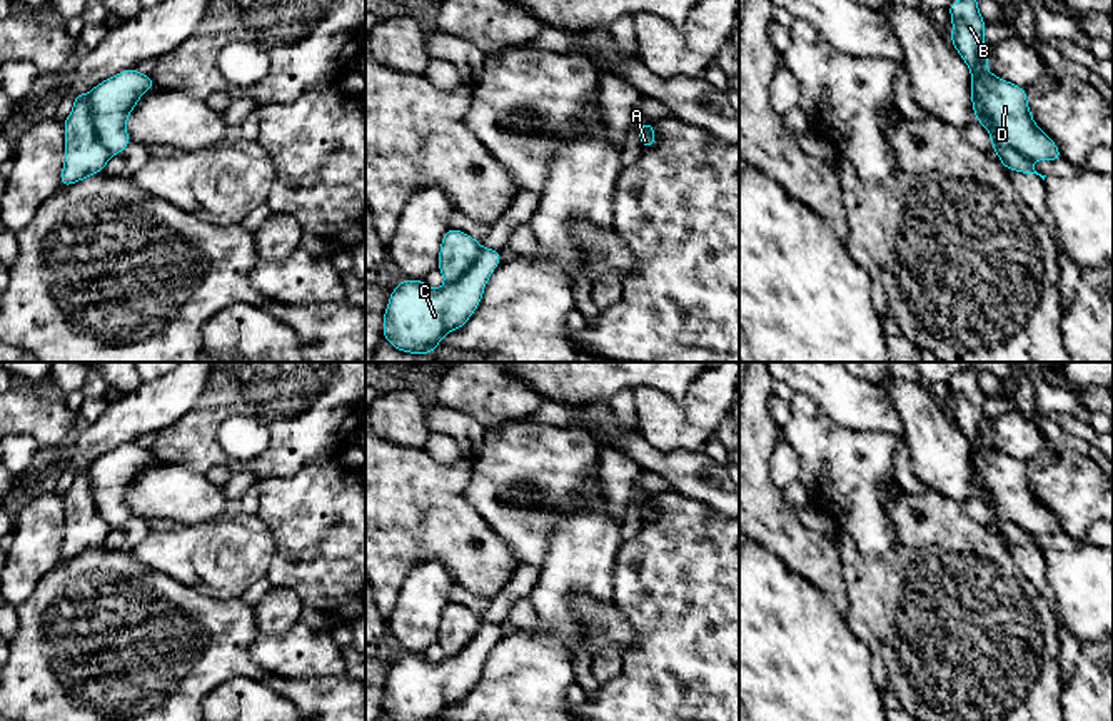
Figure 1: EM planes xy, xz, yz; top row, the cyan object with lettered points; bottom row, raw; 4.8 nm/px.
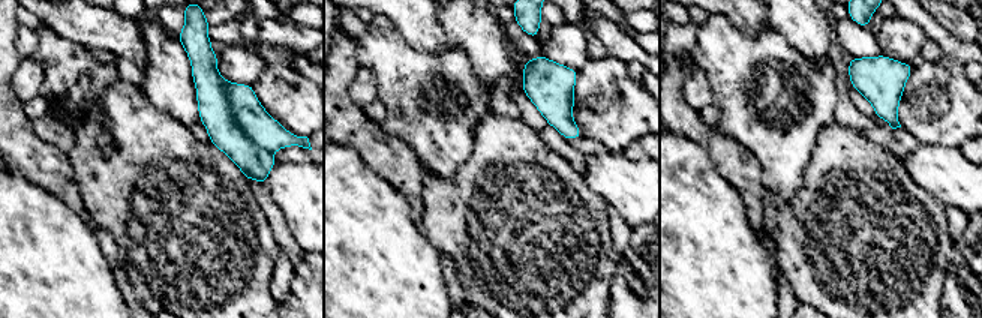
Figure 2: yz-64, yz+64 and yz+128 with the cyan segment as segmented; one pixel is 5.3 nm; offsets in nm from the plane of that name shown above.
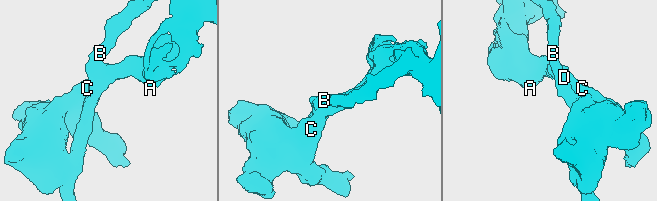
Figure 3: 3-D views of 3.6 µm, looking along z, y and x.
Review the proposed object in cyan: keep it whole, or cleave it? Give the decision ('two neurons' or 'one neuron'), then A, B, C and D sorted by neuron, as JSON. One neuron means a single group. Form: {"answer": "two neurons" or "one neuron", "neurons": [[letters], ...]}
{"answer": "two neurons", "neurons": [["A", "C", "D"], ["B"]]}

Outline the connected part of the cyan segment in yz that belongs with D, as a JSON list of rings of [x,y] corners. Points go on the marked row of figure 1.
[[[985,70],[971,78],[971,107],[995,137],[1030,160],[1056,162],[1058,145],[1035,124],[1026,88]]]

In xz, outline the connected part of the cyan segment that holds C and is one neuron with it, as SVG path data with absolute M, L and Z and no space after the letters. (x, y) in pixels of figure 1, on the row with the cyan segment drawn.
M481 249L477 260L454 282L439 289L402 279L382 314L382 335L397 350L434 354L449 330L459 330L479 307L484 287L501 264L501 250Z

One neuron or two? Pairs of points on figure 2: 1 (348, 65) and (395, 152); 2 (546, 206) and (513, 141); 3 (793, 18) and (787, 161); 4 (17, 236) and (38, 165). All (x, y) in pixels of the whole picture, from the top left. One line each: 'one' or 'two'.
1: one
2: one
3: two
4: two

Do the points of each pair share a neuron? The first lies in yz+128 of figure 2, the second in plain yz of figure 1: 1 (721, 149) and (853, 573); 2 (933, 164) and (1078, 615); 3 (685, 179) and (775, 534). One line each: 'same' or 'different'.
1: different
2: same
3: different

